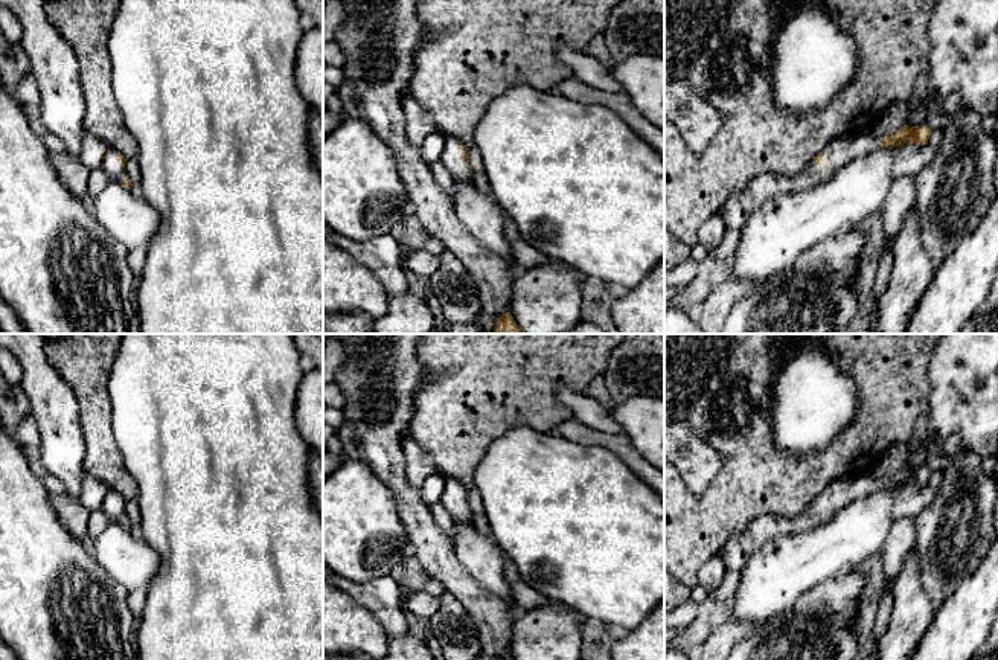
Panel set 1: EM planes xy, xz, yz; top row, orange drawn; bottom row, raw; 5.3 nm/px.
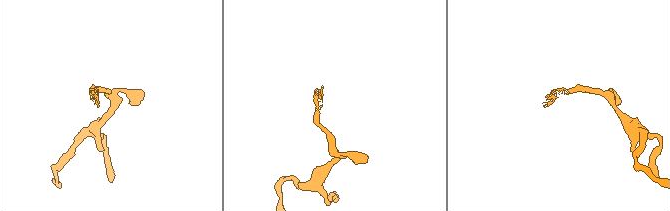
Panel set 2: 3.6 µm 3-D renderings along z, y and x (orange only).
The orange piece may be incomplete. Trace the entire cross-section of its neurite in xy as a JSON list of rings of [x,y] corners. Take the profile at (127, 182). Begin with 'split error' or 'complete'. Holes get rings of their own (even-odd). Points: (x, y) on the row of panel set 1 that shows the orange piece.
split error; [[[108,149],[104,162],[102,162],[102,168],[105,169],[105,172],[108,174],[108,178],[111,181],[119,181],[122,183],[126,189],[131,187],[131,180],[128,178],[128,175],[125,174],[125,157],[114,151],[114,149]]]

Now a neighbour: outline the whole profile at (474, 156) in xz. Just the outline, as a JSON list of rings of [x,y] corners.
[[[472,143],[468,148],[466,157],[469,160],[469,166],[471,166],[472,172],[483,172],[485,171],[483,155],[475,143]]]

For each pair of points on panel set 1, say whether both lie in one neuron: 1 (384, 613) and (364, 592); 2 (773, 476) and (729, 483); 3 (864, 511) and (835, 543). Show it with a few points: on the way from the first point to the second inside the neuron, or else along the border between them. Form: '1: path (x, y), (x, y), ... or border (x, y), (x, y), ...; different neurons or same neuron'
1: path (381, 608), (369, 596); same neuron
2: path (762, 479), (739, 483); same neuron
3: path (860, 519), (843, 535); same neuron

